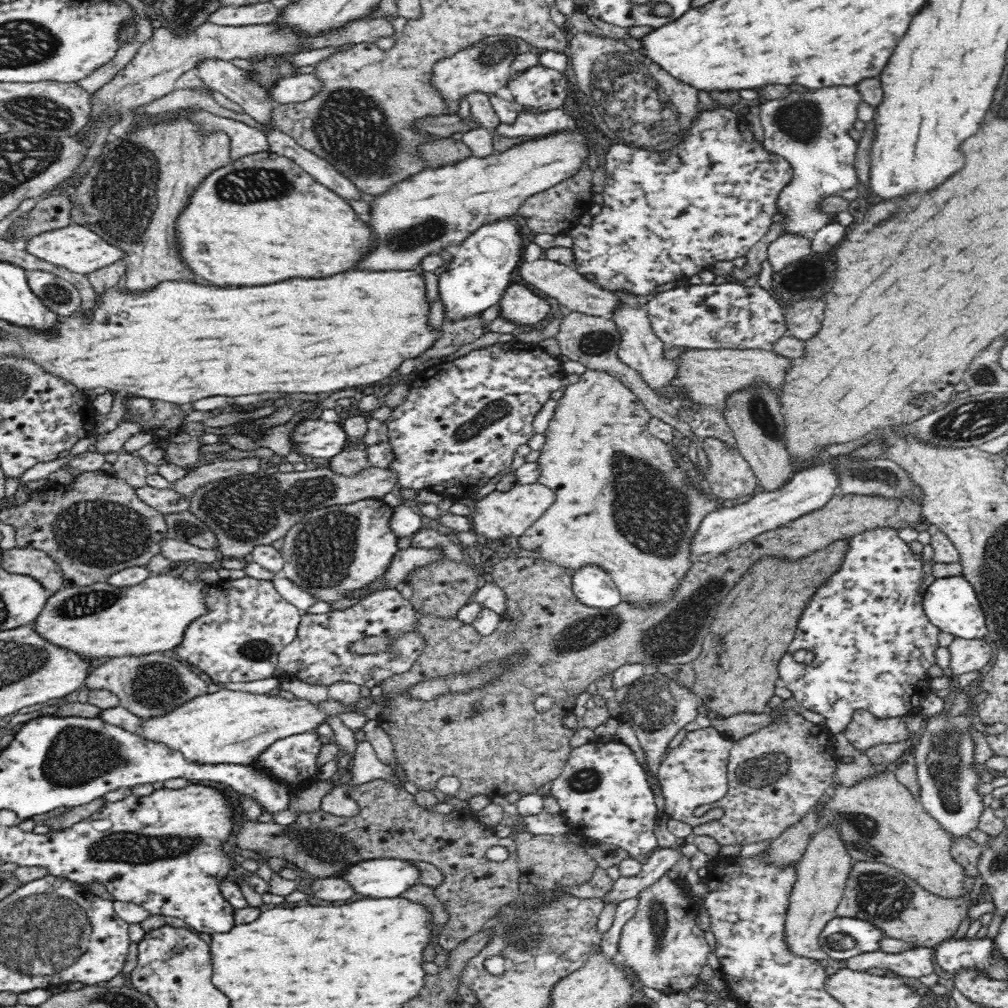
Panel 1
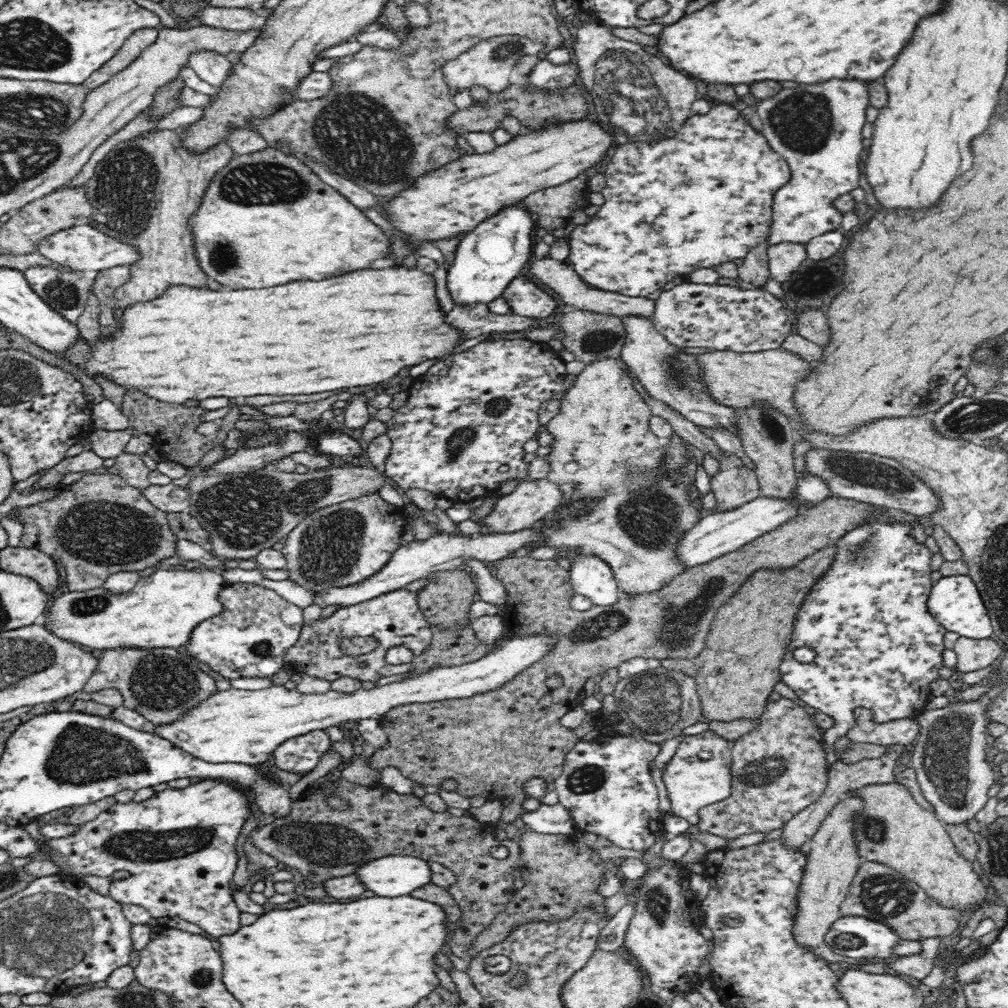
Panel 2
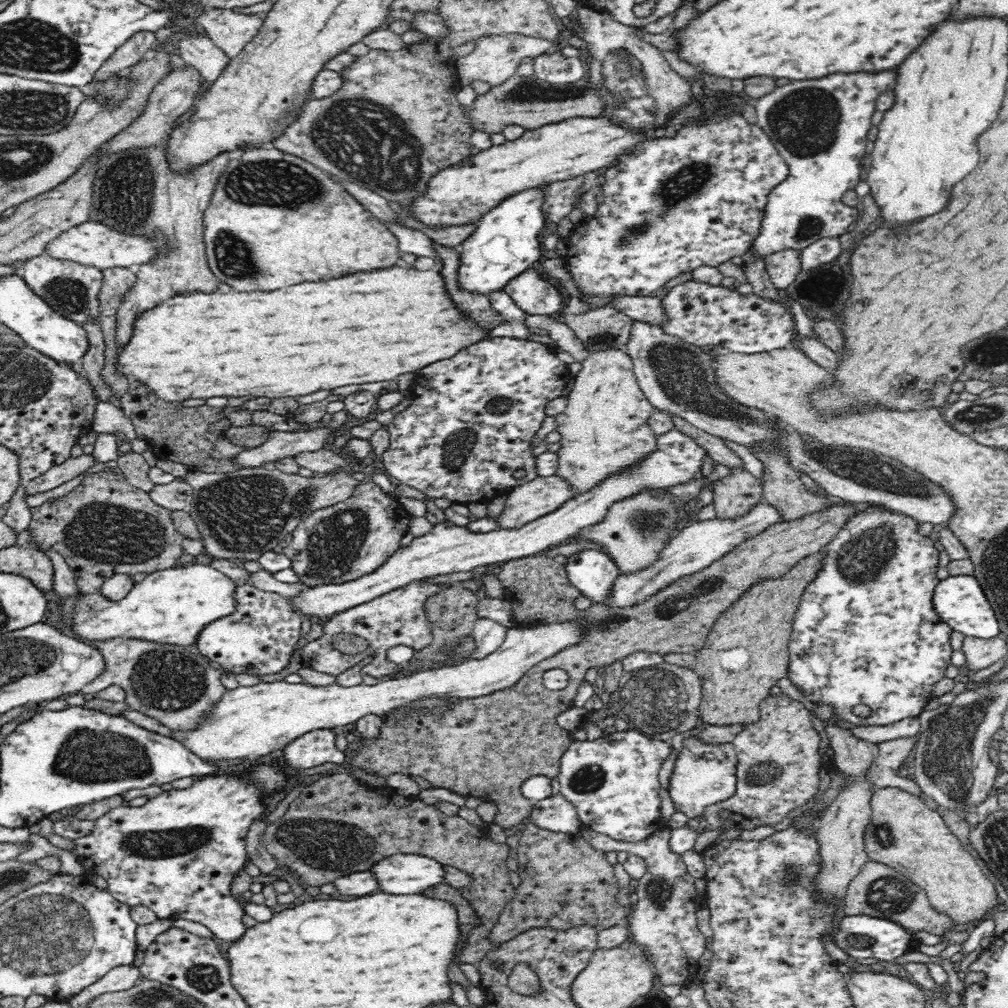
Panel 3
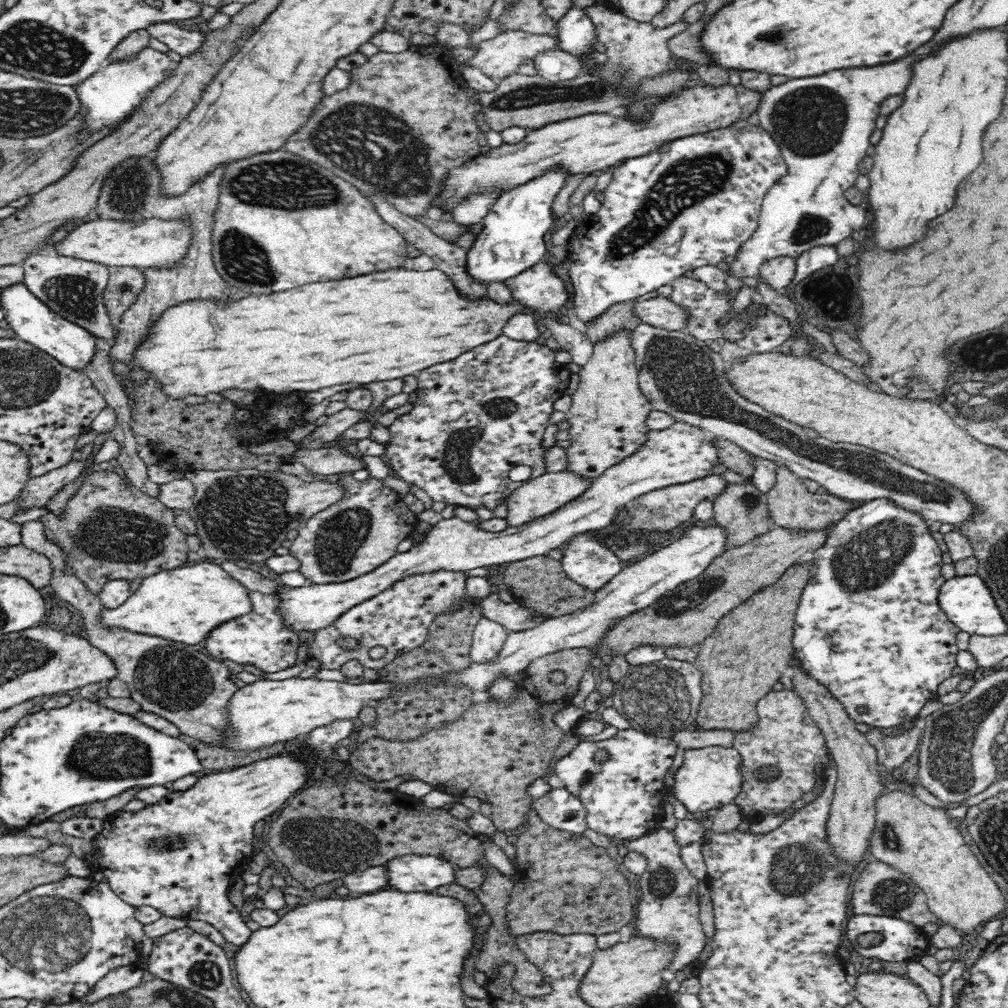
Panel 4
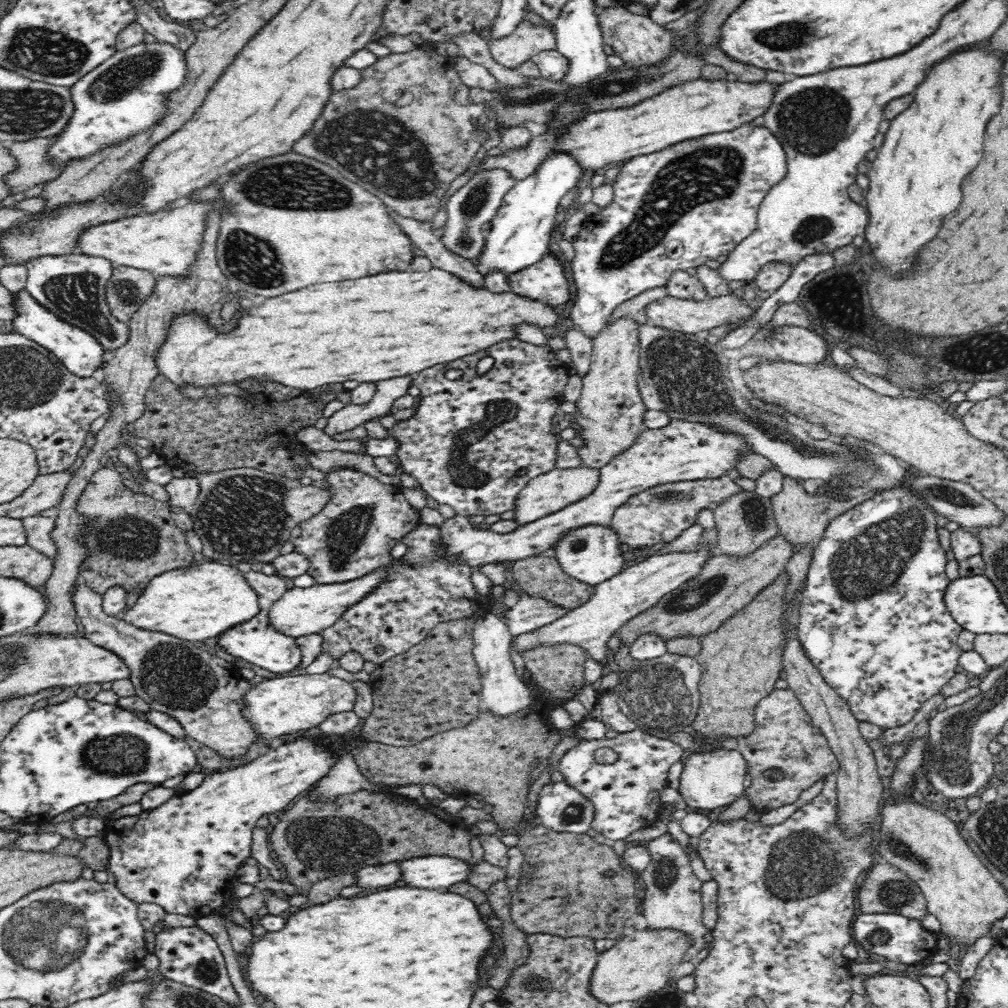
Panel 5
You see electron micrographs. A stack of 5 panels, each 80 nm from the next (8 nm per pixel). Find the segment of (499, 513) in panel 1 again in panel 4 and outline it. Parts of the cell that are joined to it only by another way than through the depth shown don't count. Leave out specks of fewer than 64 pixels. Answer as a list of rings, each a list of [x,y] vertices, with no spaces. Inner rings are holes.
[[[566,471],[544,473],[538,478],[529,478],[508,496],[508,512],[504,521],[509,527],[522,526],[535,518],[546,516],[565,506],[574,498],[578,498],[590,485],[588,479]]]

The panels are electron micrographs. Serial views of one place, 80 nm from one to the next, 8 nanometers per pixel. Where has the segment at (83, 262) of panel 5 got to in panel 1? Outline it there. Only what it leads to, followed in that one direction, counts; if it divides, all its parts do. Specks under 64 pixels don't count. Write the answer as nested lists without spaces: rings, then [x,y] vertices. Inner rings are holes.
[[[26,270],[32,293],[57,315],[72,316],[81,308],[80,292],[74,286],[44,270]]]

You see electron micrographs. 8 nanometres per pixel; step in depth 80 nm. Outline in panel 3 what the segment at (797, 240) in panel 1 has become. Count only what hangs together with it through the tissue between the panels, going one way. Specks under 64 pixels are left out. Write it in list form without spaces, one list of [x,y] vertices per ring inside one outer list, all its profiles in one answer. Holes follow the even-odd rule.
[[[777,250],[765,258],[765,264],[771,281],[778,288],[786,289],[802,270],[802,254],[800,250]]]

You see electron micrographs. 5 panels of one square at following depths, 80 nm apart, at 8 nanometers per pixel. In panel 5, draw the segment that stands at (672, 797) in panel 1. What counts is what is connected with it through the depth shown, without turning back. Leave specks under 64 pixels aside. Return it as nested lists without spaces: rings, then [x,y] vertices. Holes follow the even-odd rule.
[[[716,747],[712,751],[703,750],[701,753],[690,755],[684,763],[677,792],[686,806],[699,810],[713,810],[732,804],[743,796],[746,790],[744,787],[746,776],[746,759],[738,750],[726,751],[721,747]]]

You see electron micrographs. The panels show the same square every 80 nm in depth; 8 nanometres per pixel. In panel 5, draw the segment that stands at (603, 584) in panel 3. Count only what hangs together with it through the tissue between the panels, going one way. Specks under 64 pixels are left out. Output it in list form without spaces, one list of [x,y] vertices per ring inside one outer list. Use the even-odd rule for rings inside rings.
[[[588,525],[567,532],[556,543],[555,557],[569,577],[595,587],[624,570],[623,547],[612,526]]]

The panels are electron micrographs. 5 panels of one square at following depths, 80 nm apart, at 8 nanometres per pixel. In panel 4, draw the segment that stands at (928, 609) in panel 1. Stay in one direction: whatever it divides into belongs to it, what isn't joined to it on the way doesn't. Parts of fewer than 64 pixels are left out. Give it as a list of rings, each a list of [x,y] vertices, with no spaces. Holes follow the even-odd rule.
[[[977,574],[954,576],[945,580],[937,595],[940,609],[946,613],[948,620],[956,625],[958,630],[968,632],[970,635],[989,637],[1006,635],[1006,623],[1000,615],[1000,609],[996,606],[992,593],[988,592],[988,587]]]

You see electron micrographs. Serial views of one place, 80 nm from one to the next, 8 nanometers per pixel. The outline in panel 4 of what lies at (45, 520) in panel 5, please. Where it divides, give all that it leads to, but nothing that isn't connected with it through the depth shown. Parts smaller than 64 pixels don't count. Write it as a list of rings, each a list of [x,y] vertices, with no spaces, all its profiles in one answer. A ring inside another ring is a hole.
[[[29,521],[21,526],[20,544],[51,560],[53,573],[49,585],[53,592],[80,610],[90,644],[114,661],[116,678],[126,683],[130,699],[140,703],[142,711],[158,714],[176,726],[181,734],[195,740],[206,743],[219,740],[219,733],[229,724],[228,700],[238,690],[238,686],[232,683],[233,679],[228,679],[231,673],[222,661],[196,650],[196,645],[188,646],[147,634],[104,627],[100,623],[103,604],[99,595],[86,589],[86,585],[73,573],[63,550],[44,537],[44,525],[40,521]]]

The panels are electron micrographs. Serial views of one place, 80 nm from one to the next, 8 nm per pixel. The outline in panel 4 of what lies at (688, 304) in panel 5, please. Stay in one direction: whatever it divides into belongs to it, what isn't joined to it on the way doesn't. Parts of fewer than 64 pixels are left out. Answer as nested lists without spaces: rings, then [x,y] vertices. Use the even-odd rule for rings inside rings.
[[[638,298],[633,302],[632,315],[646,326],[682,331],[686,326],[686,311],[674,305],[669,298]]]

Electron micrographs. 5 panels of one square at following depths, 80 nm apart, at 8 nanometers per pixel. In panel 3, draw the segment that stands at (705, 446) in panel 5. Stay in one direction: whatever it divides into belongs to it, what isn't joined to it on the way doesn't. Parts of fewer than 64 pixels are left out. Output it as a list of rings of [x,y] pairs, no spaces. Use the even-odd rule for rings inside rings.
[[[676,427],[666,434],[656,437],[657,449],[641,463],[627,471],[604,479],[604,482],[592,490],[568,500],[555,512],[545,514],[519,529],[498,528],[492,532],[474,533],[466,529],[466,526],[456,526],[447,520],[445,523],[434,525],[428,534],[416,537],[409,545],[401,546],[374,572],[339,585],[330,583],[306,588],[291,602],[303,616],[310,614],[314,621],[322,620],[324,616],[331,618],[342,610],[370,602],[373,598],[388,594],[392,590],[414,581],[422,581],[431,576],[438,576],[438,574],[476,571],[480,567],[491,567],[497,562],[508,562],[516,560],[516,558],[541,554],[548,548],[564,543],[566,538],[574,536],[578,530],[592,526],[596,522],[599,523],[617,500],[628,498],[628,496],[640,492],[642,488],[669,488],[682,485],[682,483],[688,482],[694,474],[705,470],[708,456],[694,439],[680,433]]]

